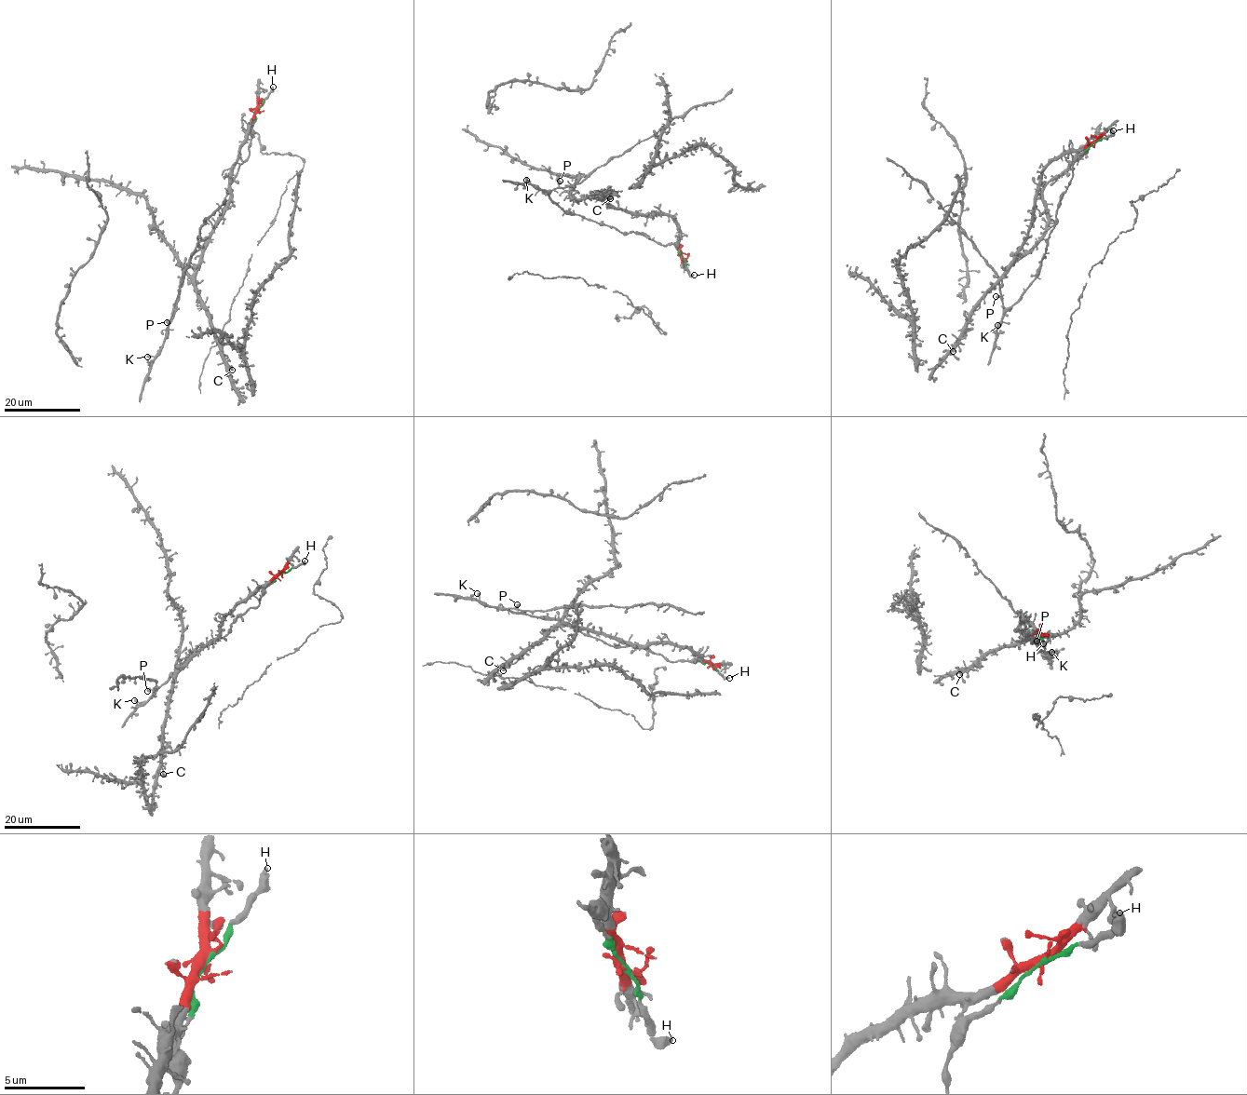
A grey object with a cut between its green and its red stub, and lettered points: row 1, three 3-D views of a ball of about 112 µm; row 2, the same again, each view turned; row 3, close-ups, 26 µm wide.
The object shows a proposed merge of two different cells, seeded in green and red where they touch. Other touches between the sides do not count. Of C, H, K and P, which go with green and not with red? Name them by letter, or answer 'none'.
H, K, P

